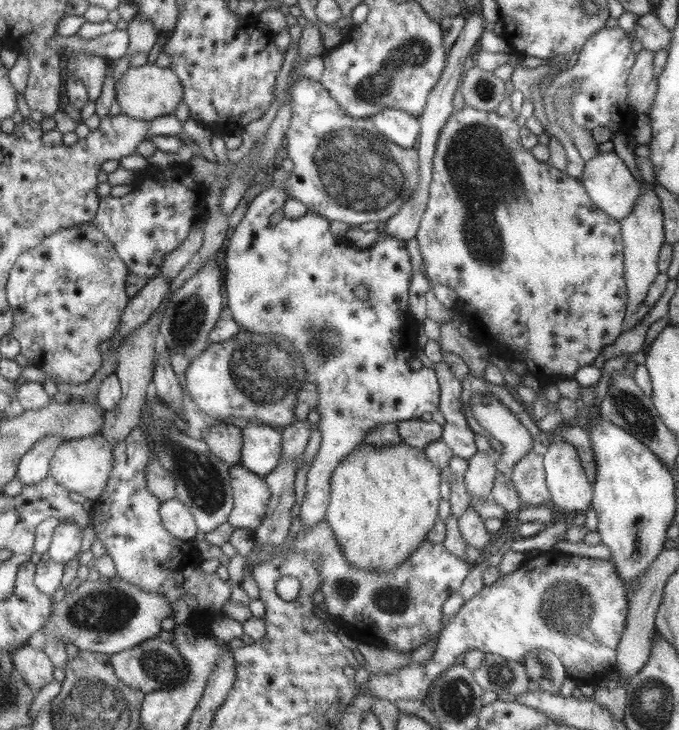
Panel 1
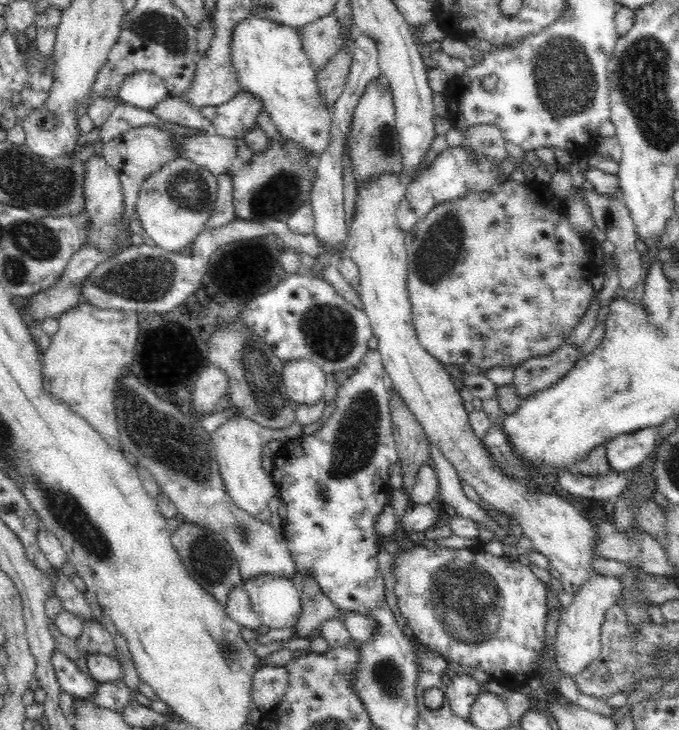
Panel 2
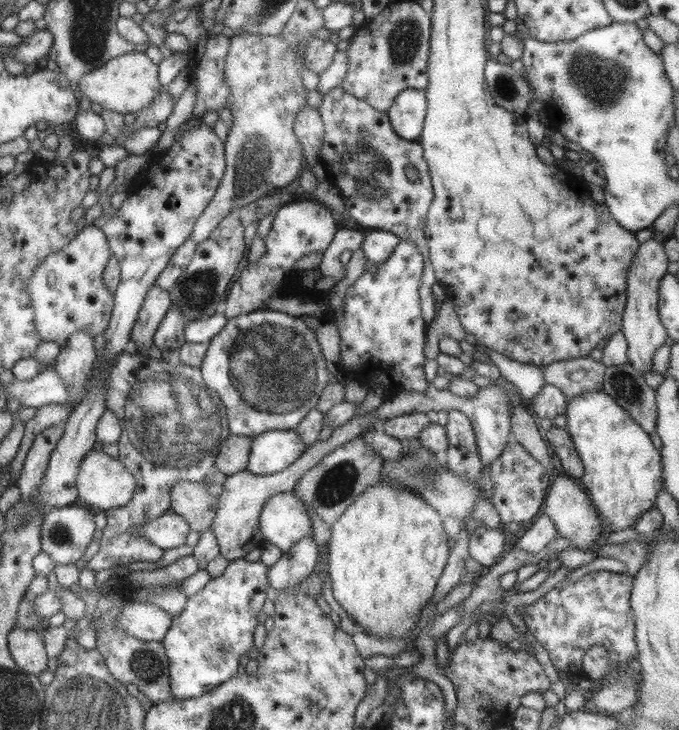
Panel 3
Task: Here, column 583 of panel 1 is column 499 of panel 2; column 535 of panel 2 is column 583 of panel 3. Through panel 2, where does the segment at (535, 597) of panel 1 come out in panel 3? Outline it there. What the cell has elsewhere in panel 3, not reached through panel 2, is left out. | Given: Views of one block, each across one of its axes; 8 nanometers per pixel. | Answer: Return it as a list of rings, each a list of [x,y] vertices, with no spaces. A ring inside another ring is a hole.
[[[608,570],[588,572],[576,582],[562,580],[556,587],[546,592],[536,603],[528,604],[523,610],[523,619],[527,628],[548,651],[549,657],[557,670],[568,673],[570,666],[582,669],[586,651],[592,646],[604,646],[612,660],[613,674],[615,669],[622,668],[628,660],[638,658],[638,644],[635,638],[635,617],[630,604],[633,576],[626,572],[616,573]]]

